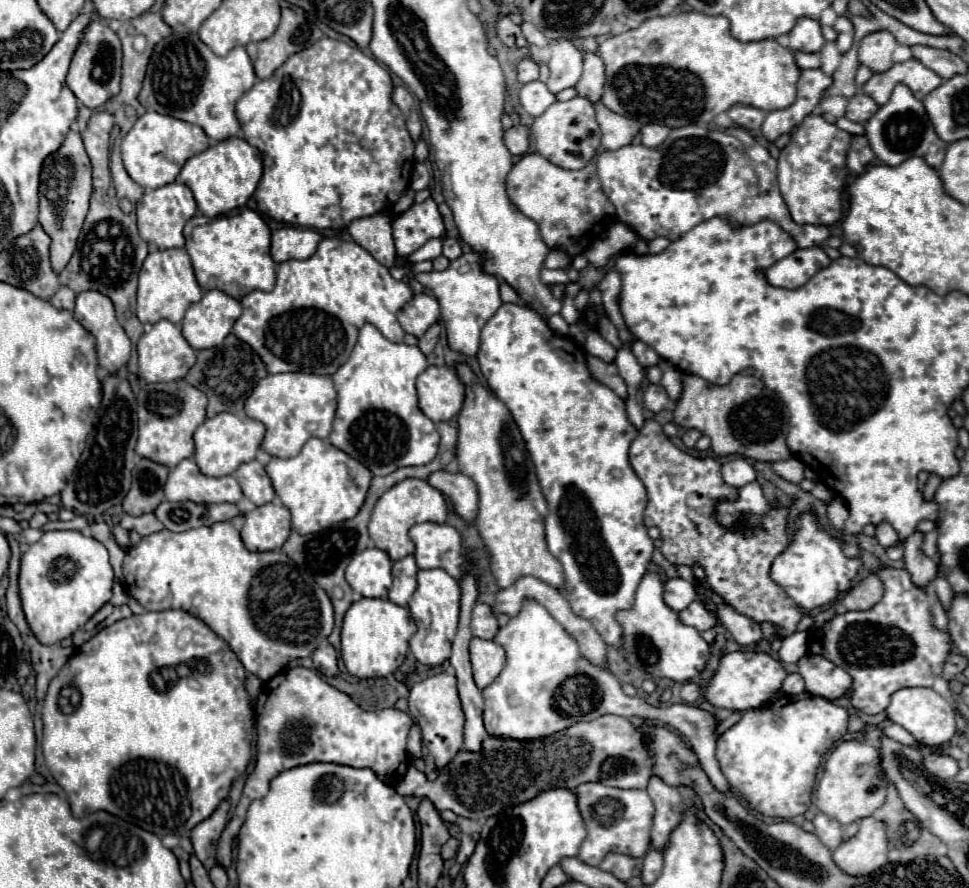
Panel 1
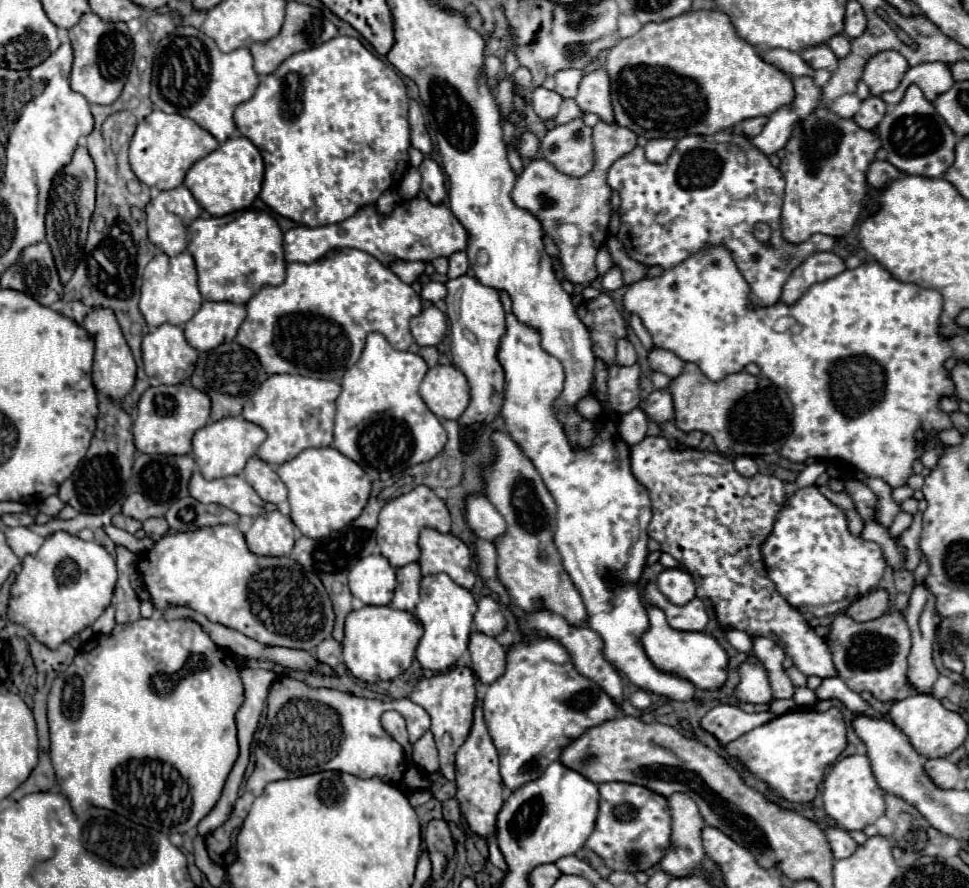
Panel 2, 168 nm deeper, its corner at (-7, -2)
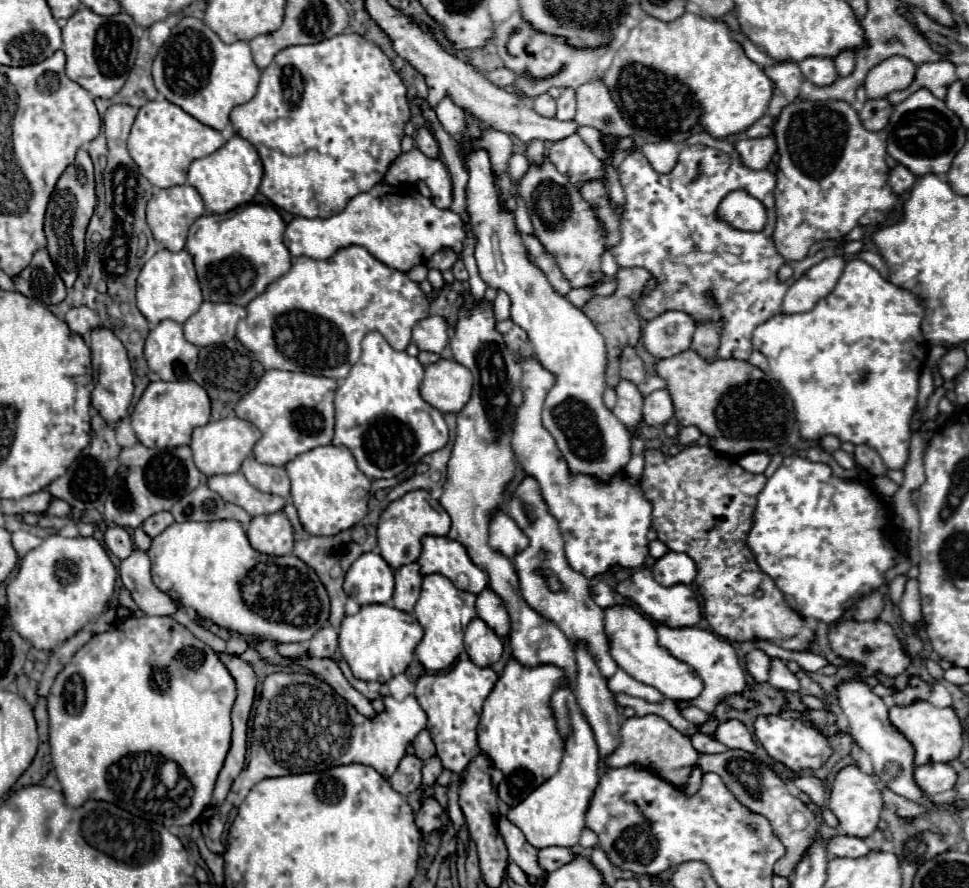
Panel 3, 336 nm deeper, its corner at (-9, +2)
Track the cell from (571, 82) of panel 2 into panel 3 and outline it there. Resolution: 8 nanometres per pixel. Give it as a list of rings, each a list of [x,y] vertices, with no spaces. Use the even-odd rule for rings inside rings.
[[[564,88],[562,96],[558,98],[556,118],[558,120],[574,120],[574,112],[576,112],[576,90],[574,88]]]

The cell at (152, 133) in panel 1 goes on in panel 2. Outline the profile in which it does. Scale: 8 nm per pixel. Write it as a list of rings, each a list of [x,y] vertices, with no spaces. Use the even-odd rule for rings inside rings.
[[[152,110],[136,128],[130,142],[130,166],[132,172],[146,186],[156,186],[158,190],[176,188],[184,182],[186,172],[194,162],[208,156],[220,144],[218,140],[202,130],[194,120],[180,114],[166,114],[162,110]]]

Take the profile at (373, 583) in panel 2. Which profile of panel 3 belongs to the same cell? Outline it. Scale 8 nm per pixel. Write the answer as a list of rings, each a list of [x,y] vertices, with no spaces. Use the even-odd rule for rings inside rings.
[[[366,552],[346,572],[344,592],[360,606],[388,604],[394,594],[394,570],[380,554]]]

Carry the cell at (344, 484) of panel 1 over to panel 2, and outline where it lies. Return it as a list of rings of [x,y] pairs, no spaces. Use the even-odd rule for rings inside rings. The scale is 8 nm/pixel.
[[[332,446],[308,448],[296,458],[280,464],[276,472],[288,488],[292,522],[308,538],[324,538],[356,520],[364,510],[372,488],[364,476],[364,470]]]

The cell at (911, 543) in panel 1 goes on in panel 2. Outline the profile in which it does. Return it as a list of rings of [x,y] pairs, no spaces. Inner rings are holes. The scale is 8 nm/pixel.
[[[924,584],[914,586],[910,602],[908,602],[908,612],[906,612],[906,622],[912,634],[912,650],[908,656],[908,682],[918,694],[932,694],[932,686],[938,678],[938,670],[932,662],[932,646],[936,640],[936,628],[938,628],[938,618],[936,618],[936,598],[924,588]]]

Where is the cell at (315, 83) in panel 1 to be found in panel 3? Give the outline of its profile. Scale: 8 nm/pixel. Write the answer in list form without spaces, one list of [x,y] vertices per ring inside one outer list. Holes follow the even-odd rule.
[[[344,32],[344,34],[338,34],[334,38],[316,42],[316,44],[290,46],[290,48],[280,50],[276,54],[276,58],[272,60],[272,64],[262,70],[262,78],[260,78],[260,86],[258,86],[256,96],[246,104],[236,106],[232,110],[232,114],[230,114],[230,122],[232,122],[234,130],[236,130],[236,134],[246,138],[248,142],[252,142],[254,148],[258,150],[260,158],[262,158],[264,178],[262,178],[262,184],[260,184],[260,192],[268,200],[272,200],[278,208],[282,208],[282,210],[286,210],[286,212],[290,212],[294,216],[330,218],[334,214],[344,212],[346,204],[356,194],[368,192],[370,188],[374,188],[374,184],[380,184],[384,180],[390,164],[402,154],[400,142],[404,138],[404,124],[410,120],[410,116],[412,116],[412,112],[410,112],[410,104],[408,104],[408,96],[406,96],[406,86],[404,86],[402,78],[394,72],[394,68],[390,64],[390,58],[376,44],[370,44],[370,40],[366,40],[364,36],[358,36],[358,34],[352,34],[352,32]]]

